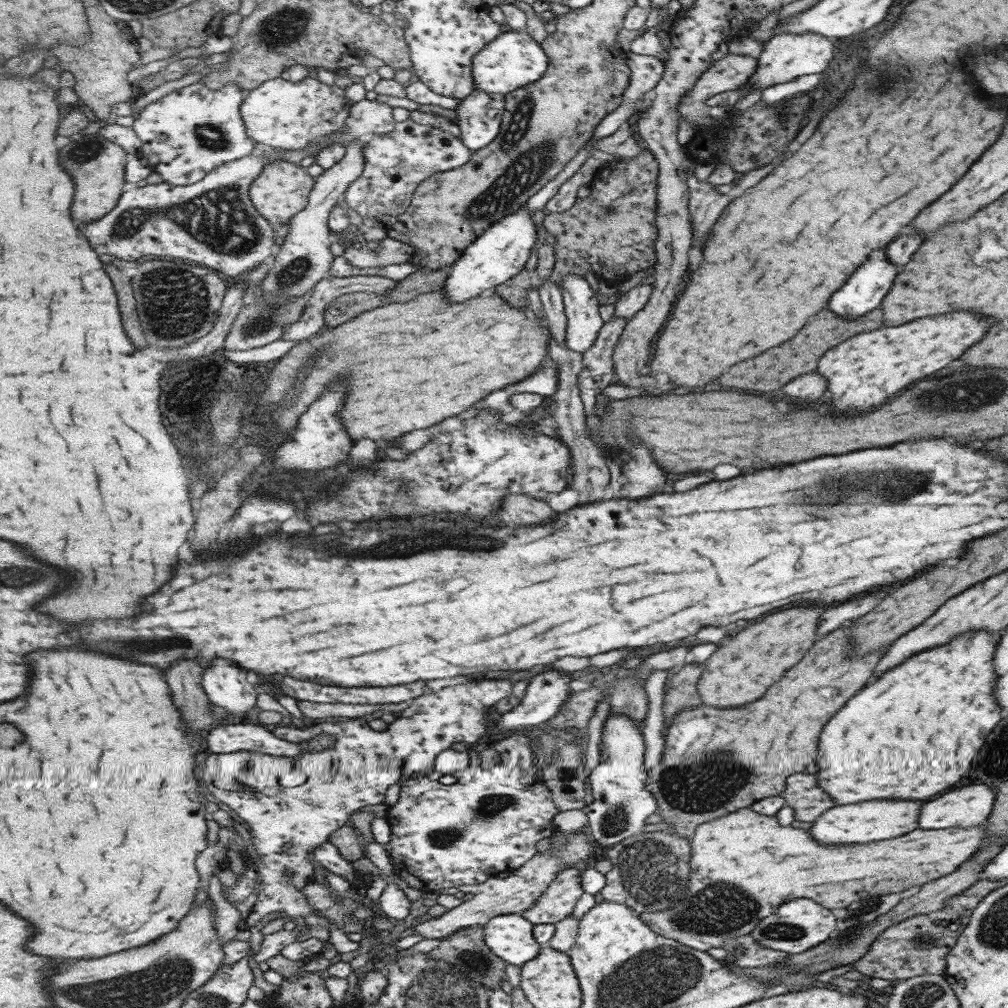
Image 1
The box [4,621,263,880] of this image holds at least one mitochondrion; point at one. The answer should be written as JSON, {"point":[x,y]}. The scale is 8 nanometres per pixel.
{"point":[139,645]}

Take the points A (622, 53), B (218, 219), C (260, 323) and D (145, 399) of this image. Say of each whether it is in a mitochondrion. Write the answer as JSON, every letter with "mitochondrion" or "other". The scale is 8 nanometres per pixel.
{"A":"other","B":"mitochondrion","C":"mitochondrion","D":"other"}

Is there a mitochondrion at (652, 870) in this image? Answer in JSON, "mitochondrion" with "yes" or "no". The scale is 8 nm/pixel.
{"mitochondrion":"yes"}

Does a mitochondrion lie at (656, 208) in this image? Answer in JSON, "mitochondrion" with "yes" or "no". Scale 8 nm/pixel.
{"mitochondrion":"no"}

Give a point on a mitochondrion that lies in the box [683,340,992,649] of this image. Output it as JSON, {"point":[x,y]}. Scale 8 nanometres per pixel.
{"point":[840,488]}

